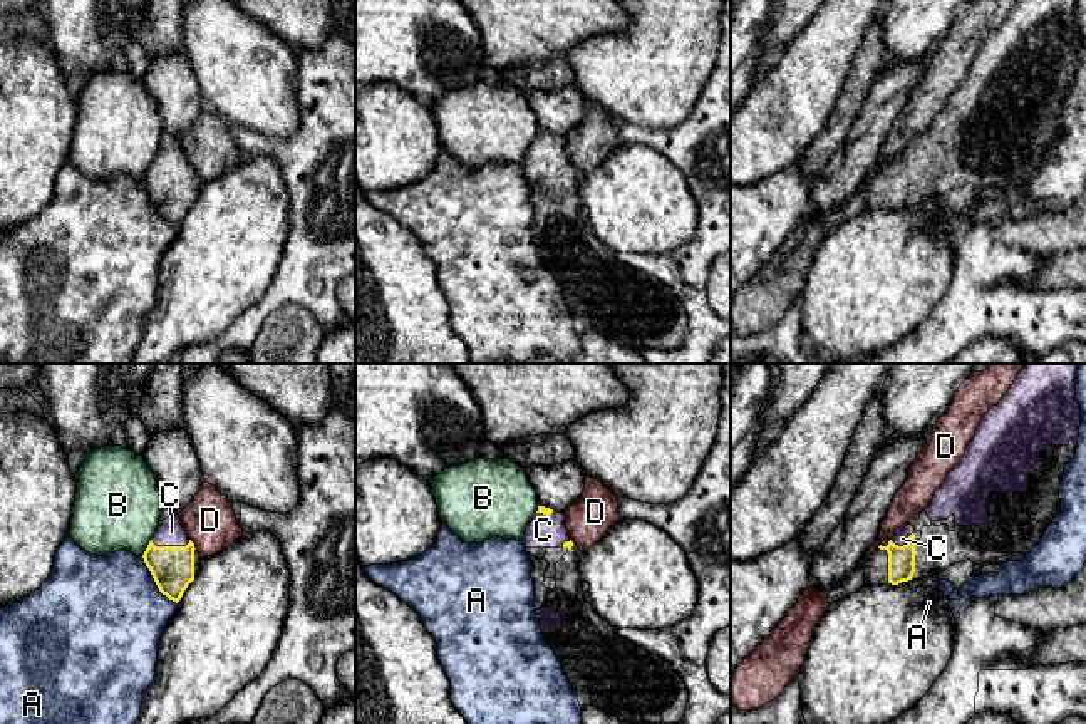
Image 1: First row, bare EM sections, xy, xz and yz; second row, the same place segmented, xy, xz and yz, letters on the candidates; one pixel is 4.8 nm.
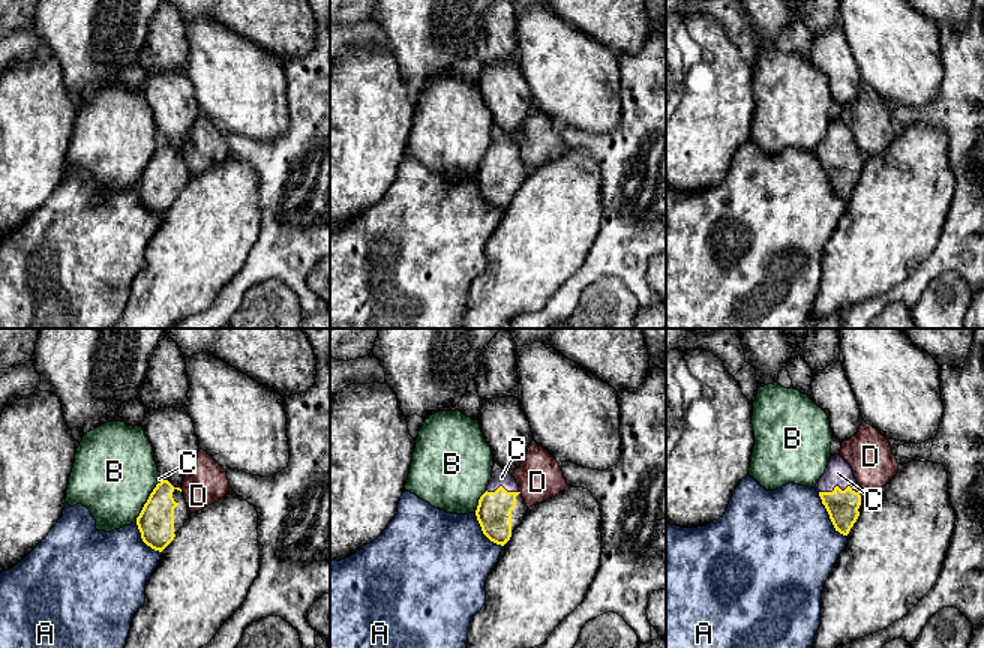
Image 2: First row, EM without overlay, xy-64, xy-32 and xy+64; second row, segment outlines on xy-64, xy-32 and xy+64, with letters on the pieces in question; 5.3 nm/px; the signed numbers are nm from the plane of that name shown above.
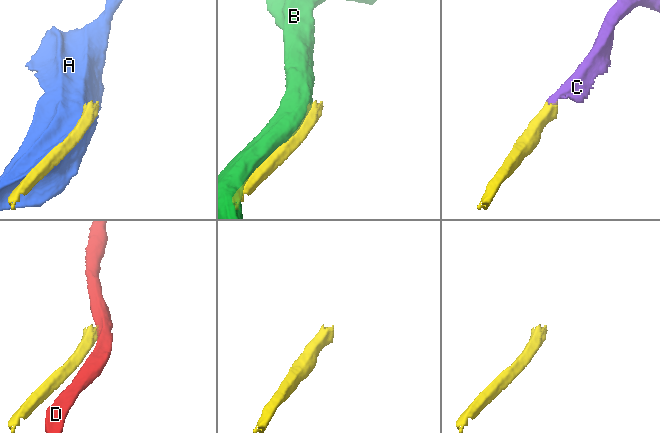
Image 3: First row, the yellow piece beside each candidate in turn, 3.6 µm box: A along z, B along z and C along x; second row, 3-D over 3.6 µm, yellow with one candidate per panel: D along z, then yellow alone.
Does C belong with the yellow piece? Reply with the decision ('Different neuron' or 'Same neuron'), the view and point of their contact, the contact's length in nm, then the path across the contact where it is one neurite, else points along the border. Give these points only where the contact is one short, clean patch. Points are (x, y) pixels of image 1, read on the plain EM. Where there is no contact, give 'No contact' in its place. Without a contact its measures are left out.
Same neuron. Touches yellow at xy (171, 171). Shared border 190 nm. Path across: xy (171, 191), (171, 171), (171, 156)

